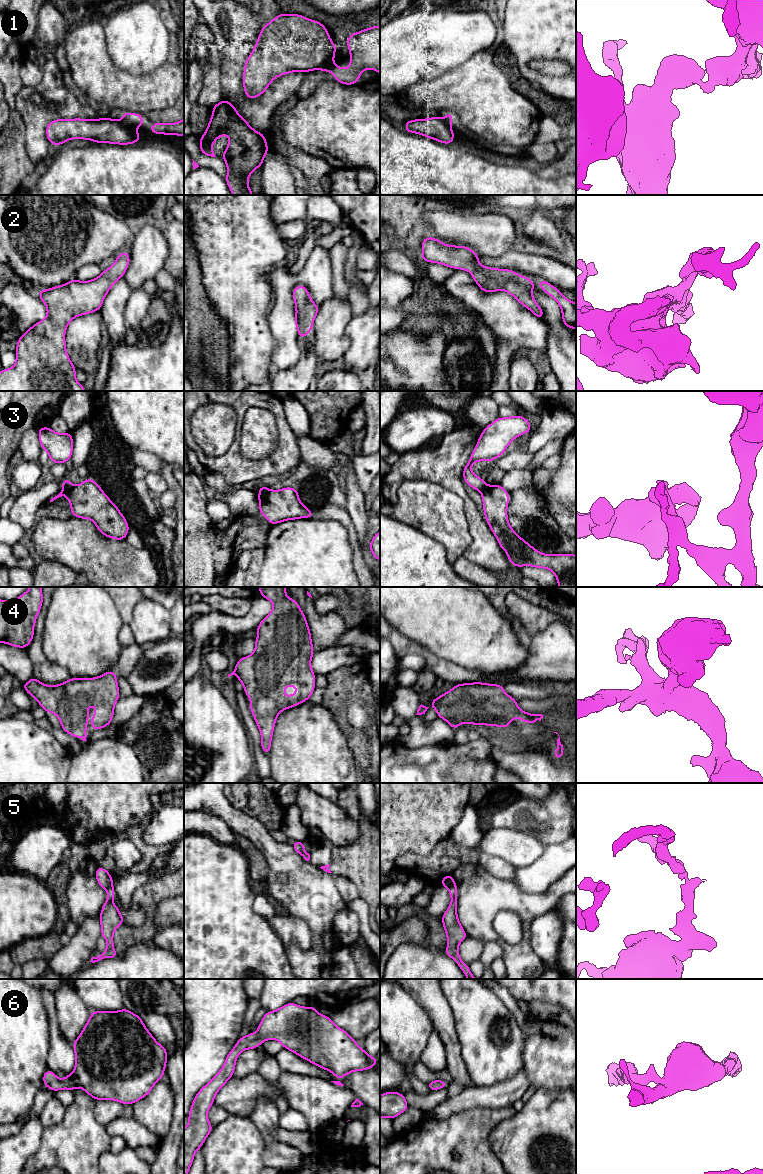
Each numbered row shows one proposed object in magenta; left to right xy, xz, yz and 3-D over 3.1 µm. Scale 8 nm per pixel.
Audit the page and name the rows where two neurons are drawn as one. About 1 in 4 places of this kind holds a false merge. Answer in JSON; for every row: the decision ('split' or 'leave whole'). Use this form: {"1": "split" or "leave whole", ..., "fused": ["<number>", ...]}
{"1": "split", "2": "leave whole", "3": "split", "4": "leave whole", "5": "split", "6": "leave whole", "fused": ["1", "3", "5"]}

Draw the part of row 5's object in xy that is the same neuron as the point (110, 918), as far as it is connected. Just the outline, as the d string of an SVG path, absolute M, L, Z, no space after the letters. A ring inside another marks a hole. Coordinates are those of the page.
M113 887L107 890L107 901L103 904L100 913L101 924L101 936L107 941L106 950L97 957L92 957L92 963L98 962L106 958L117 958L119 955L114 949L113 933L117 927L125 922L125 919L121 916L119 908L112 902L116 893Z

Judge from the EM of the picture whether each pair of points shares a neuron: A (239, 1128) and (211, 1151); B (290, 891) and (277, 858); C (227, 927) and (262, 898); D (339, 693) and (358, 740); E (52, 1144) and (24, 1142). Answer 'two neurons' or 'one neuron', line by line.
A: one neuron
B: one neuron
C: two neurons
D: one neuron
E: two neurons

